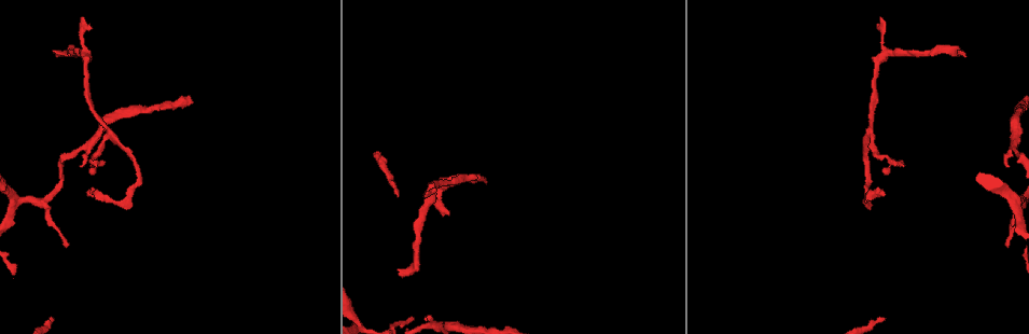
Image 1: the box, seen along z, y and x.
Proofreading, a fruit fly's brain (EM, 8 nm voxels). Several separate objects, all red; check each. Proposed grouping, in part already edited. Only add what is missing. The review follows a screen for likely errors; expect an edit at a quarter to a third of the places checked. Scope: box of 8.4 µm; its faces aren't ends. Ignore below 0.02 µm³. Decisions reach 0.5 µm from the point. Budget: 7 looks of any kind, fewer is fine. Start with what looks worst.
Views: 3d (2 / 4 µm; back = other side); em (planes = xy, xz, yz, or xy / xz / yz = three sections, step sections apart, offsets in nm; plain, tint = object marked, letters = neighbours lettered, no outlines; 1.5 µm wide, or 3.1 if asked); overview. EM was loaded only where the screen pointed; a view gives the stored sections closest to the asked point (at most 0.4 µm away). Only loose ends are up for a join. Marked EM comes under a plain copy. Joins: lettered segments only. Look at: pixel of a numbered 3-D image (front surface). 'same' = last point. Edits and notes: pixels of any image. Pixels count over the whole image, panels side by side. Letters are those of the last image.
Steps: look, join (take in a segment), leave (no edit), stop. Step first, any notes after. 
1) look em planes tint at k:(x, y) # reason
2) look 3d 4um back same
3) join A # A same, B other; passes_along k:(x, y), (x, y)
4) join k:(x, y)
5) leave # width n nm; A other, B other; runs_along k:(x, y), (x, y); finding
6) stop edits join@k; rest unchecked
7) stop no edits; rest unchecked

look 3d 2um at 1:(398, 270) # an open end

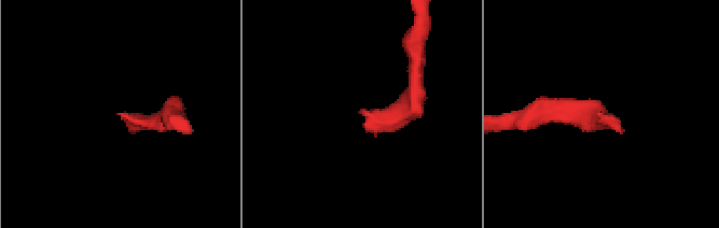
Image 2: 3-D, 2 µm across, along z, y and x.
look em yz step 4 tint at 2:(360, 110) # need the tissue

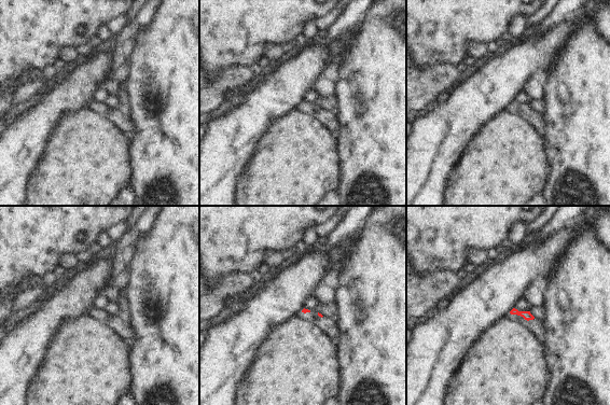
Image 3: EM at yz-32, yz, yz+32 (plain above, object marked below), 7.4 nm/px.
look em planes letters same

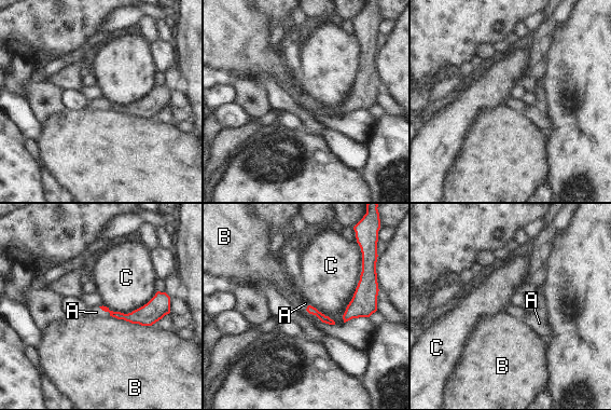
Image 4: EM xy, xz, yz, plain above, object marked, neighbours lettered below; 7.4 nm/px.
join A # A same, B other, C other; passes_along 4:(138, 316), (106, 311), (96, 312); the neuron continues

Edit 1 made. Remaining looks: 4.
look 3d 2um at 1:(1006, 167) # an open end

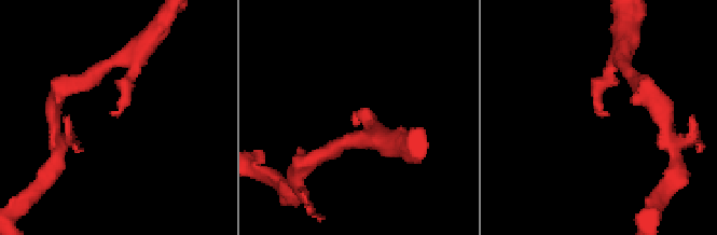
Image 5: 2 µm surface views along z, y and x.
look em xy step 4 tint at 5:(111, 113) # arm_widths 190, 200 nm

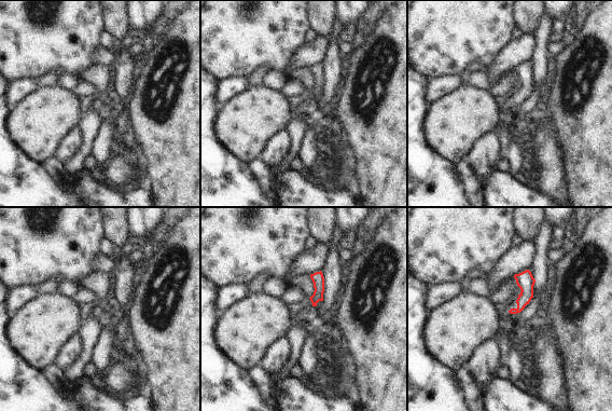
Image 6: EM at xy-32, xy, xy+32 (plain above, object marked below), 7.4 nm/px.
look em planes letters same

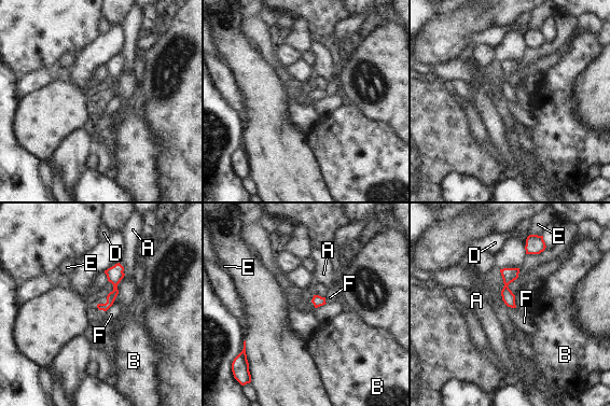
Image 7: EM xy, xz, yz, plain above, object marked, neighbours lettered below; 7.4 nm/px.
leave # A other, B other, D other, E other, F other; border 7:(113, 302), (106, 311); no lettered segment goes on from it

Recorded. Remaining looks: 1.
look em planes letters at 1:(64, 245) # free end

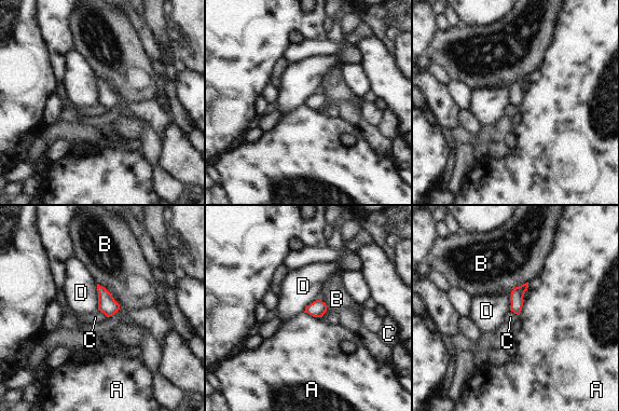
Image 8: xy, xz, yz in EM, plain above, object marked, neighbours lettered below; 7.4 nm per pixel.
leave # longest_contact A 260 nm; A other, B other, C other, D other; border 8:(97, 310), (107, 317); none of them fits

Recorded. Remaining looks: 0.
stop edits join@4; rest unchecked

